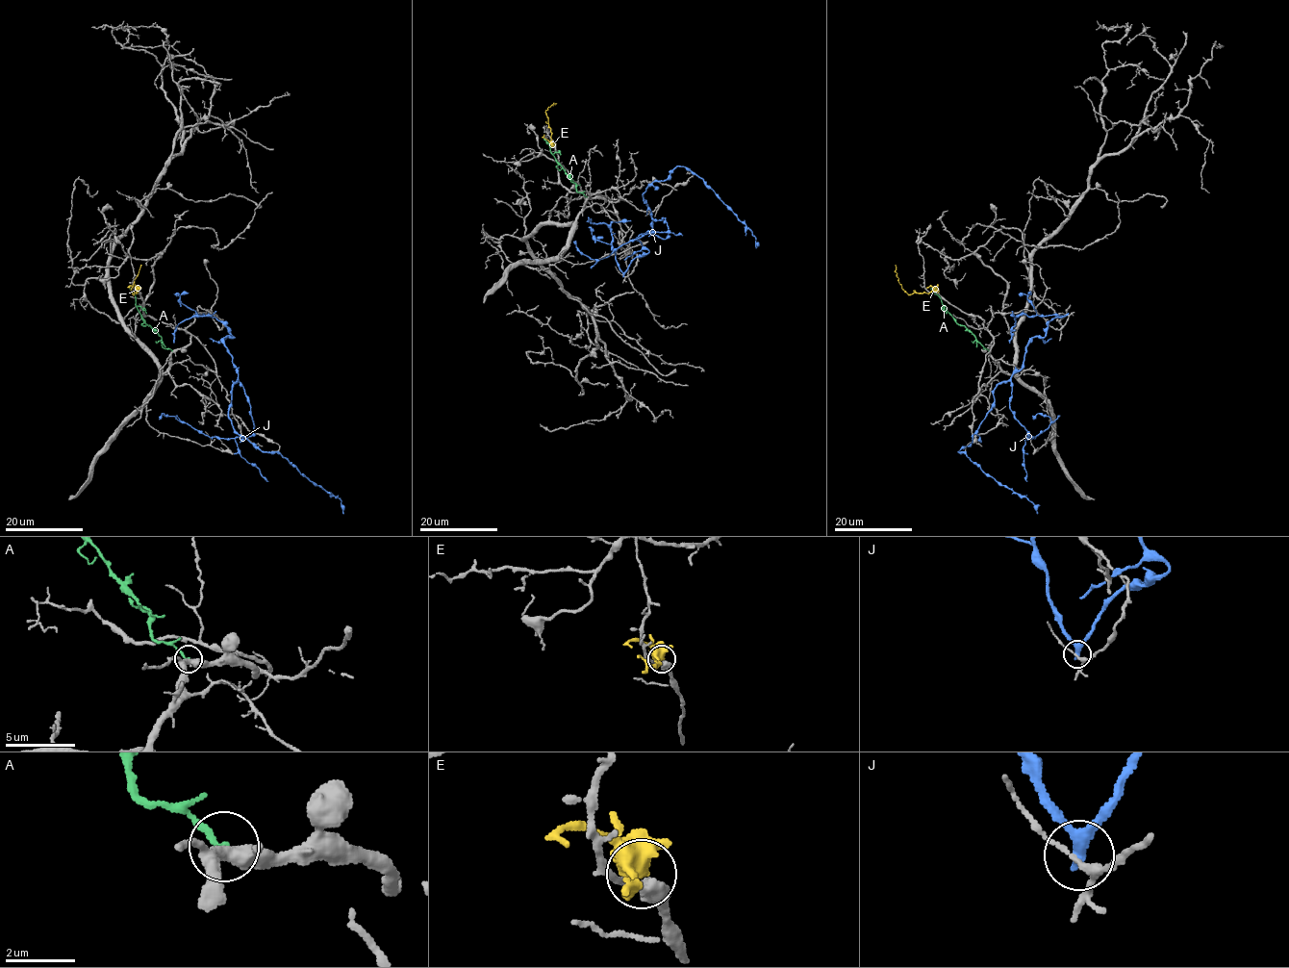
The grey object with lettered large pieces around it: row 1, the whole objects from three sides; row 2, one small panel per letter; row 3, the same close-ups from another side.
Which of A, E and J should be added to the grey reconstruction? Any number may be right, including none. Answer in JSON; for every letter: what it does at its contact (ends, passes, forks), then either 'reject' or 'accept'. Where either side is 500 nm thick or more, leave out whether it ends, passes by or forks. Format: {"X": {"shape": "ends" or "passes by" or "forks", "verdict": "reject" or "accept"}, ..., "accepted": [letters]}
{"A": {"shape": "ends", "verdict": "reject"}, "E": {"verdict": "reject"}, "J": {"shape": "passes by", "verdict": "reject"}, "accepted": []}

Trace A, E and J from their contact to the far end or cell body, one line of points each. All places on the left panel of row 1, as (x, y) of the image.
A: (171, 350), (162, 345), (161, 337), (145, 322), (136, 305), (136, 296), (129, 289)
E: (138, 292), (134, 294), (131, 291), (141, 265)
J: (209, 315), (234, 337), (223, 343), (238, 369), (228, 412), (239, 434), (285, 457), (337, 496), (343, 513)

